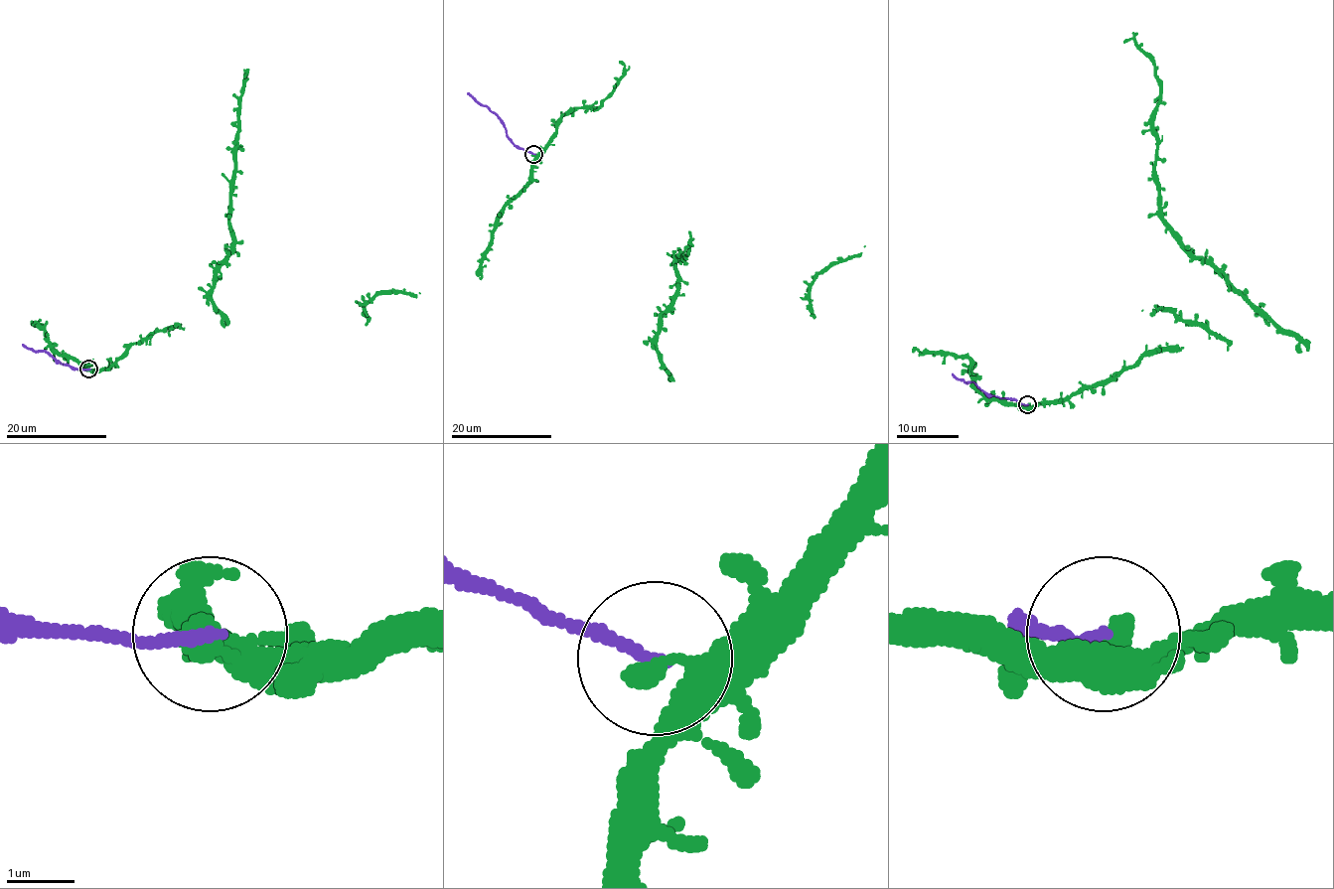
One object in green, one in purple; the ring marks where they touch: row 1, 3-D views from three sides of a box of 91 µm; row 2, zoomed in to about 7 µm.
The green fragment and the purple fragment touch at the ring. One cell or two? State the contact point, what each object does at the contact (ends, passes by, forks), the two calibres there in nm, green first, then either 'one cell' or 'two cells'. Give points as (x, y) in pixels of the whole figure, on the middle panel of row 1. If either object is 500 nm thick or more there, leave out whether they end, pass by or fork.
at (533, 154); green ends there; purple ends there; 400 nm thick on the green side, 170 nm on the other; two cells

